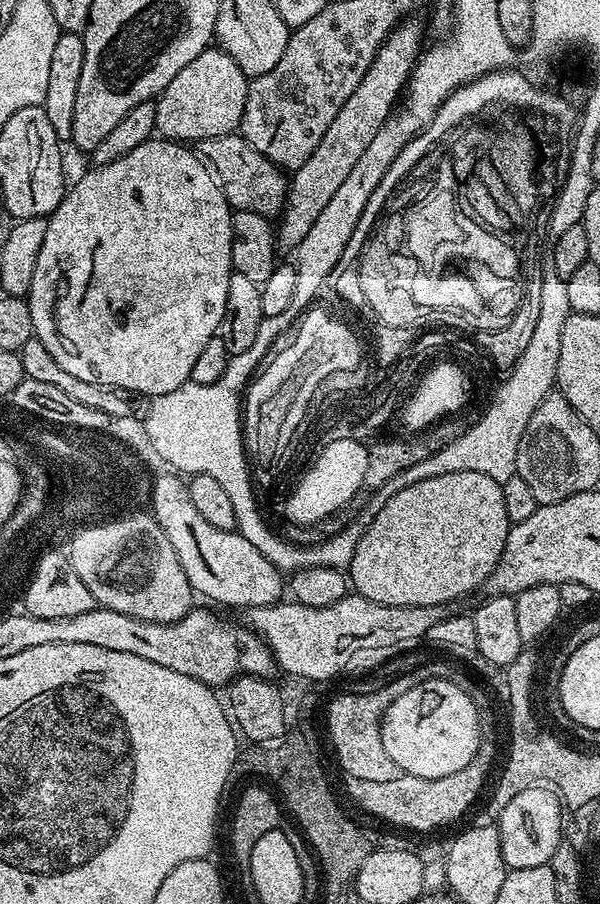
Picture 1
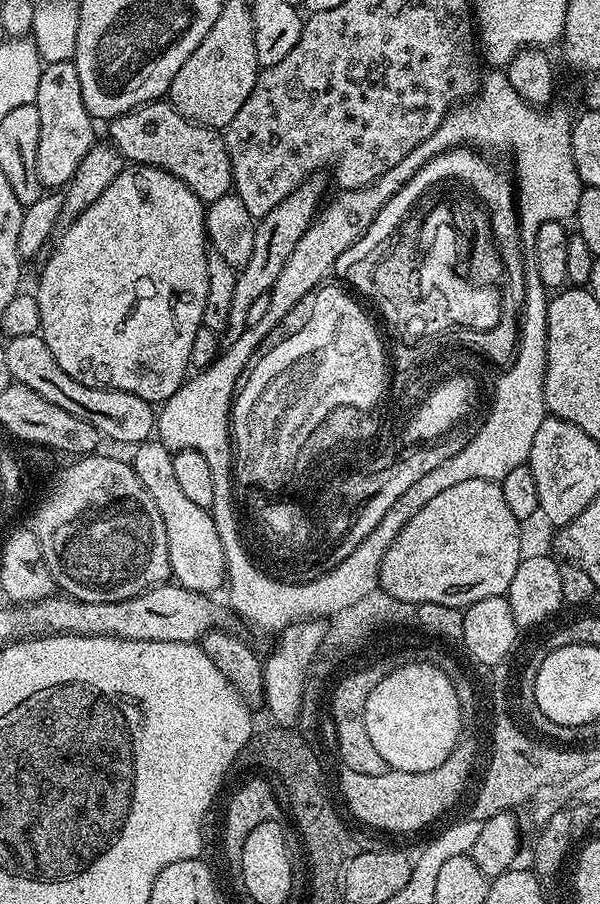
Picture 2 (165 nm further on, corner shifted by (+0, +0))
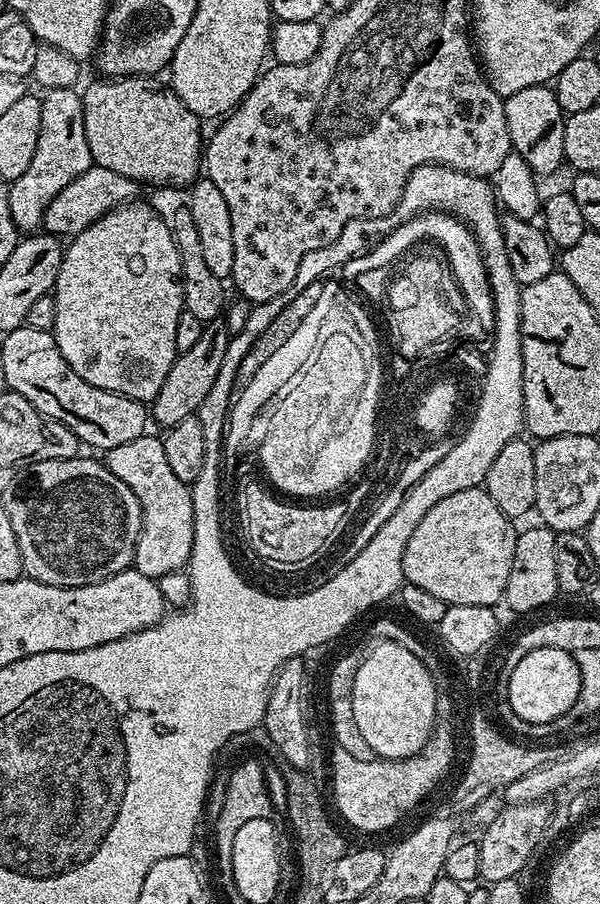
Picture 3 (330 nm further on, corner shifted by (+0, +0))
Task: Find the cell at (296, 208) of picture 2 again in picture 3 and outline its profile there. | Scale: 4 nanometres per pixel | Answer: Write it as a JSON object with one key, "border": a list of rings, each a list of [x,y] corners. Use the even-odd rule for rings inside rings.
{"border":[[[223,319],[207,321],[198,338],[198,343],[191,350],[179,353],[170,366],[170,374],[166,374],[166,382],[162,382],[162,390],[150,402],[150,416],[161,424],[161,429],[174,427],[182,418],[196,416],[202,402],[206,402],[206,394],[214,386],[218,378],[218,370],[222,370],[222,362],[226,358],[226,346],[230,339],[228,325]]]}

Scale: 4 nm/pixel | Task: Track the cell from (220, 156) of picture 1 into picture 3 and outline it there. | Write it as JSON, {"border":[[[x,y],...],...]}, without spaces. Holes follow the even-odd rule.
{"border":[[[151,75],[147,76],[122,76],[119,78],[99,78],[88,89],[83,89],[84,98],[84,121],[86,122],[86,142],[90,146],[93,164],[106,166],[106,170],[114,170],[118,174],[126,174],[126,178],[144,184],[185,184],[191,185],[202,172],[202,153],[206,147],[205,133],[200,133],[202,121],[199,116],[195,116],[188,107],[177,98],[171,87],[162,85]]]}

